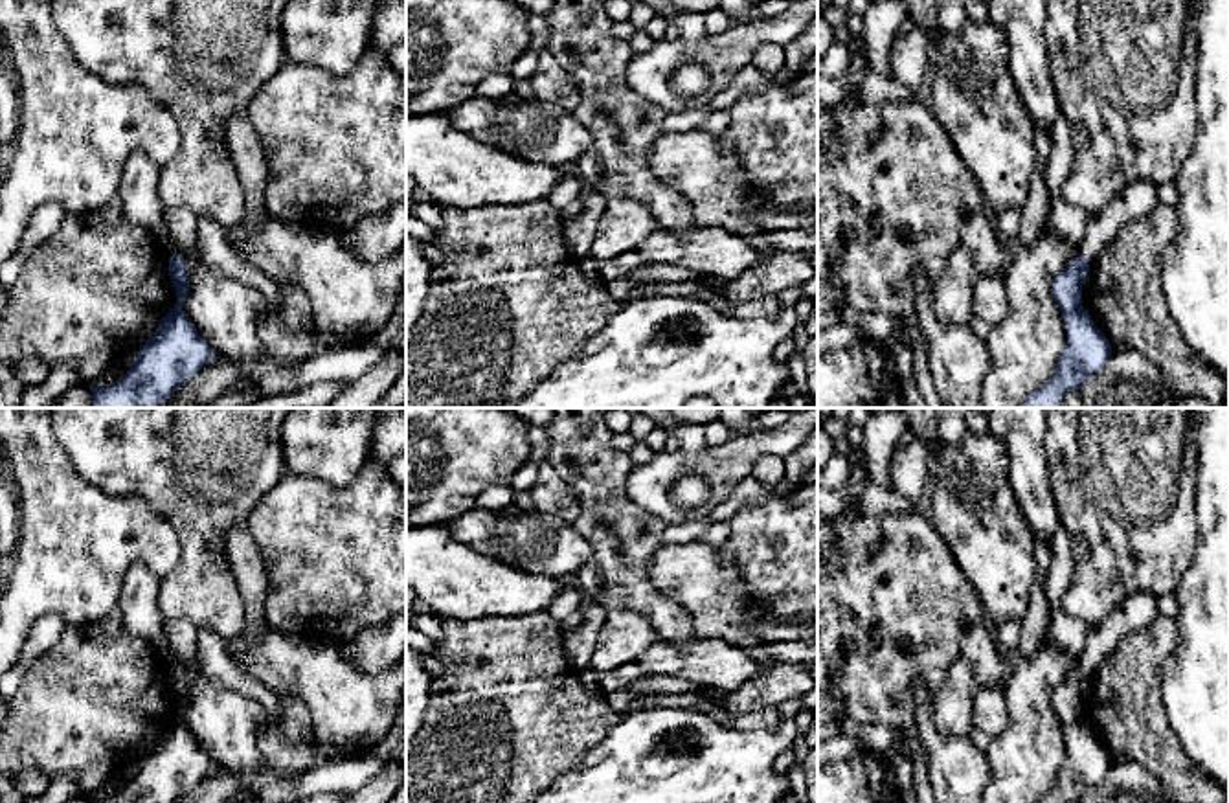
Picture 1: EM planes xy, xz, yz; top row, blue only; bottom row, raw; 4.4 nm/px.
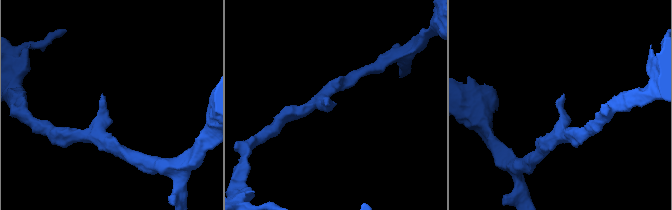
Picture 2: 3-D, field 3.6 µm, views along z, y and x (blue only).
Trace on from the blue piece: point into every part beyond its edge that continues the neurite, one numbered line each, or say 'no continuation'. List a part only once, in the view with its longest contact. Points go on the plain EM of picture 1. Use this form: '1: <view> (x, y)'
1: yz (1138, 610)

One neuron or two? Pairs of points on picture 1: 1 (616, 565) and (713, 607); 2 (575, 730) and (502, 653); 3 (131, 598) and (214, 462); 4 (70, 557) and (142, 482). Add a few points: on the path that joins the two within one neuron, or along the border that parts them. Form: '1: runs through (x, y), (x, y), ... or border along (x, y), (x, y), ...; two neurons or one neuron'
1: border along (660, 544), (649, 565), (649, 579), (684, 607); two neurons
2: runs through (555, 712), (517, 673); one neuron
3: border along (158, 579), (158, 610), (166, 622); two neurons
4: border along (87, 480), (109, 495), (138, 497), (164, 519); two neurons

